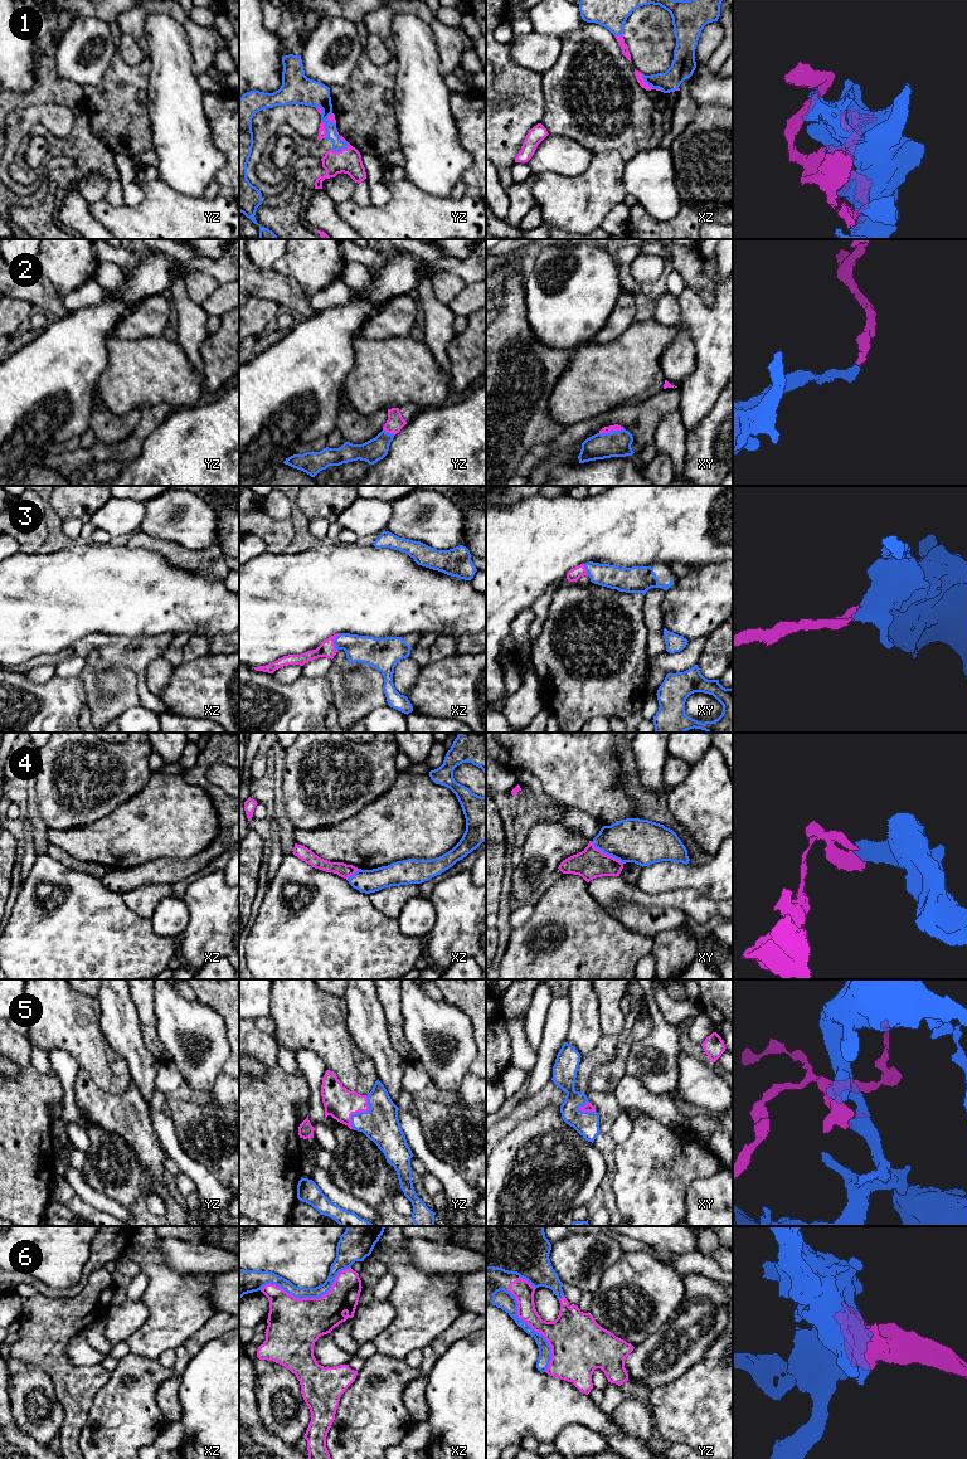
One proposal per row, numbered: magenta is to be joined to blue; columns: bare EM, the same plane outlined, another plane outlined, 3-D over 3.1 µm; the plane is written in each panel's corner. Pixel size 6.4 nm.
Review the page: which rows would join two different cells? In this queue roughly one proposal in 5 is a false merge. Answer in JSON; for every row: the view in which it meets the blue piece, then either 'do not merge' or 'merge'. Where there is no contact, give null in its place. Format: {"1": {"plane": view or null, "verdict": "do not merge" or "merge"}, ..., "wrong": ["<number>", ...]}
{"1": {"plane": "yz", "verdict": "merge"}, "2": {"plane": "xy", "verdict": "merge"}, "3": {"plane": "xz", "verdict": "merge"}, "4": {"plane": "xy", "verdict": "do not merge"}, "5": {"plane": "yz", "verdict": "merge"}, "6": {"plane": "xz", "verdict": "merge"}, "wrong": ["4"]}

